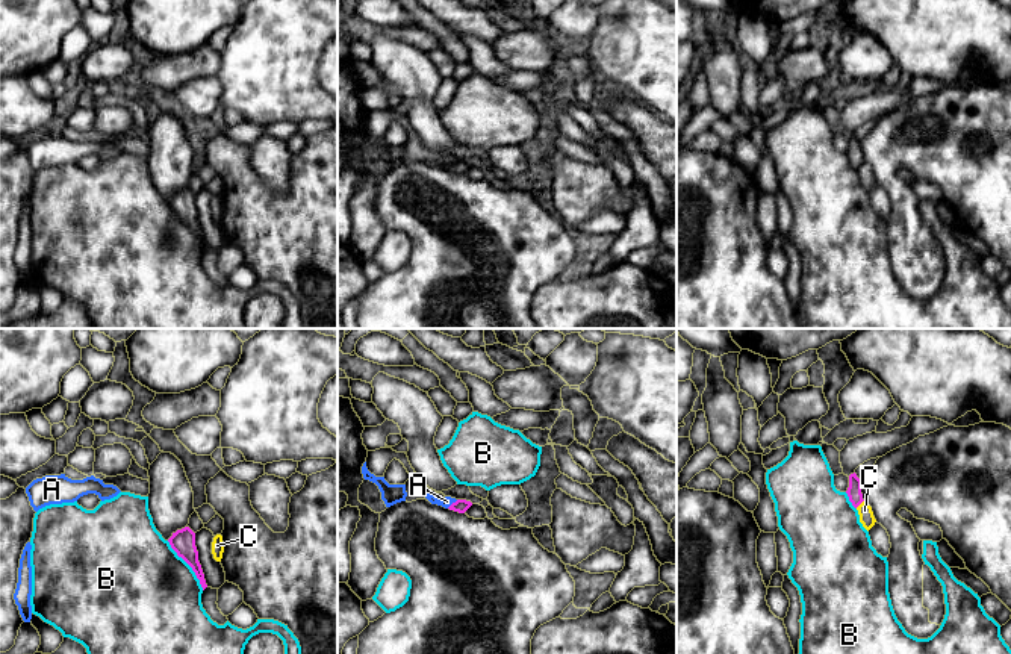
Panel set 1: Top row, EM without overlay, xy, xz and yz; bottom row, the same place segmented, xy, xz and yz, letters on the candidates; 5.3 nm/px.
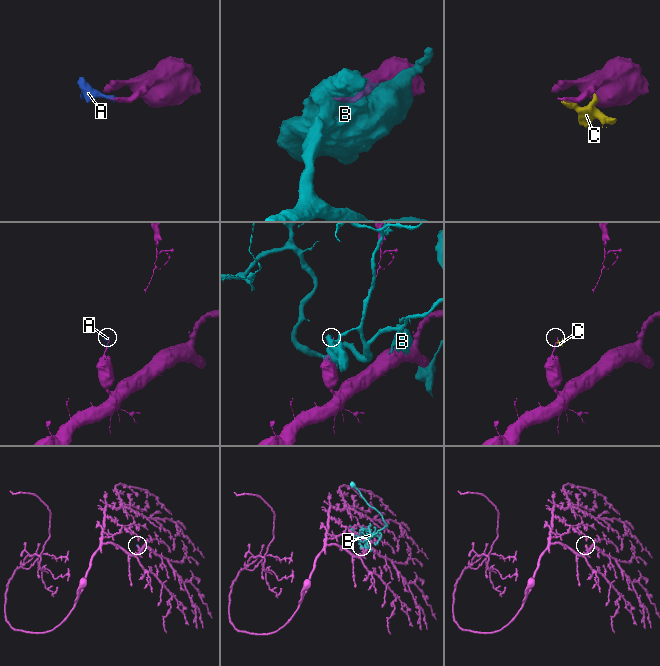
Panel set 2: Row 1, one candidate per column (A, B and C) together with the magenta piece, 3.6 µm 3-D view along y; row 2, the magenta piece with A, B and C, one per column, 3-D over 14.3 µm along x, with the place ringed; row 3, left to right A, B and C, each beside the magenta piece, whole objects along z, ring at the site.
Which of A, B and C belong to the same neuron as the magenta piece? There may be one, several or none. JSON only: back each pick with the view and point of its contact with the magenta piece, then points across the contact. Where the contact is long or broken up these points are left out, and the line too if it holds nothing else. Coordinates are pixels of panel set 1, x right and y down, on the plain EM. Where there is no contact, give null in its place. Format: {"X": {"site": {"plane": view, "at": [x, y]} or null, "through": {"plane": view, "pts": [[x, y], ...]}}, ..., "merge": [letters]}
{"merge": []}

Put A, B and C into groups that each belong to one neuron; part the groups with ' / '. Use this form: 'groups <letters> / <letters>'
groups A C / B

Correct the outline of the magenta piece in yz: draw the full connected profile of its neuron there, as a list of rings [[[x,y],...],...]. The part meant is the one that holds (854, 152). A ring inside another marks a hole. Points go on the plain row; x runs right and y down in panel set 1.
[[[855,133],[849,136],[849,148],[846,154],[855,170],[864,162],[861,154],[861,141],[857,138]]]

